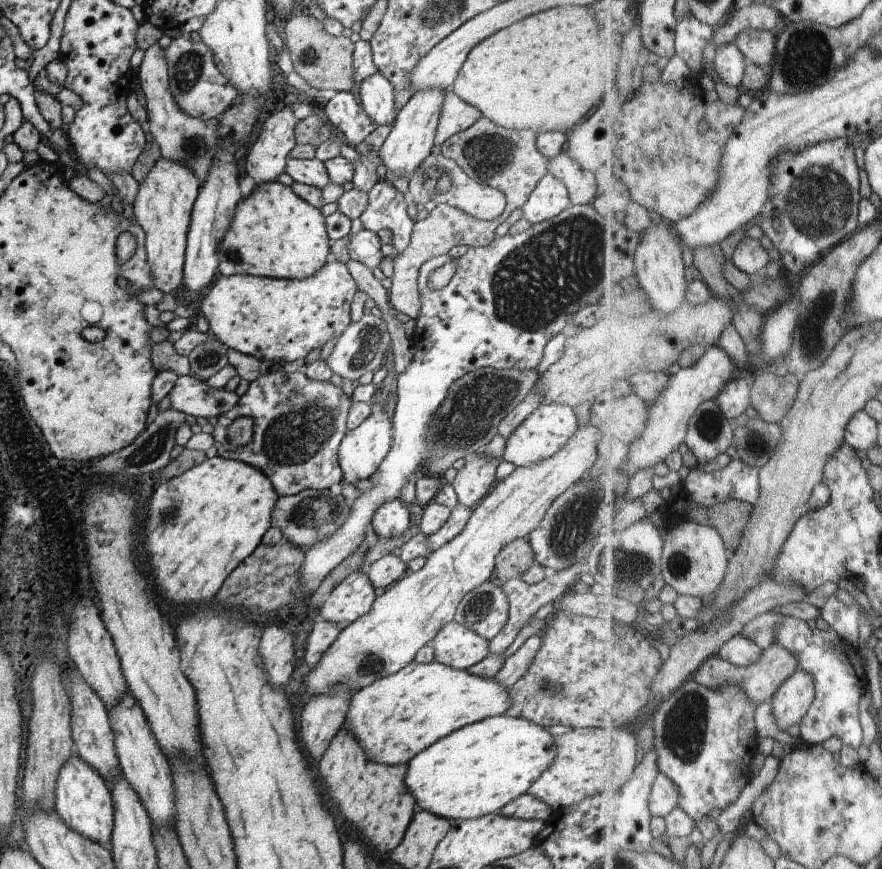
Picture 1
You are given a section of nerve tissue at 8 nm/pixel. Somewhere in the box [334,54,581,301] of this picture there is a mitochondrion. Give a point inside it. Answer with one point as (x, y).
(486, 153)

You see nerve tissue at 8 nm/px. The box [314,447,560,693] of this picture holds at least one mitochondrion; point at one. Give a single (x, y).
(480, 605)

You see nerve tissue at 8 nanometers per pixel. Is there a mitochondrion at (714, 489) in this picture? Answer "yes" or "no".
no

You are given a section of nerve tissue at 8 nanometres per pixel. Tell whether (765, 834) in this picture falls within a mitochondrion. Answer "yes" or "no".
no

